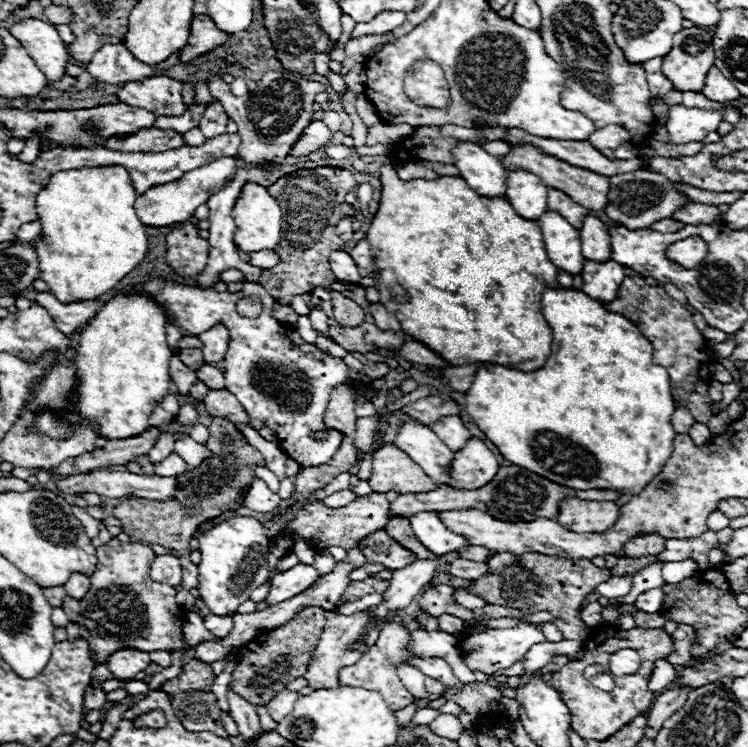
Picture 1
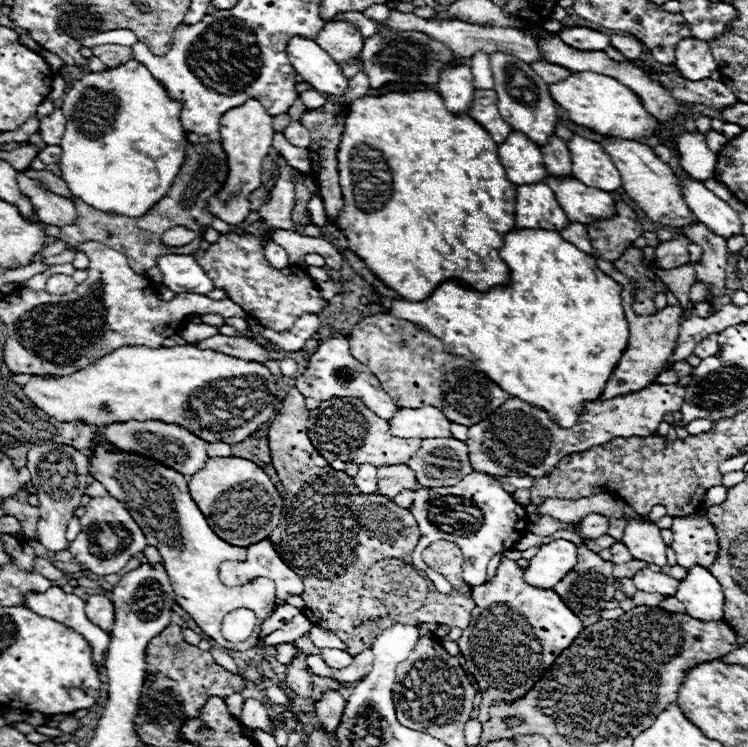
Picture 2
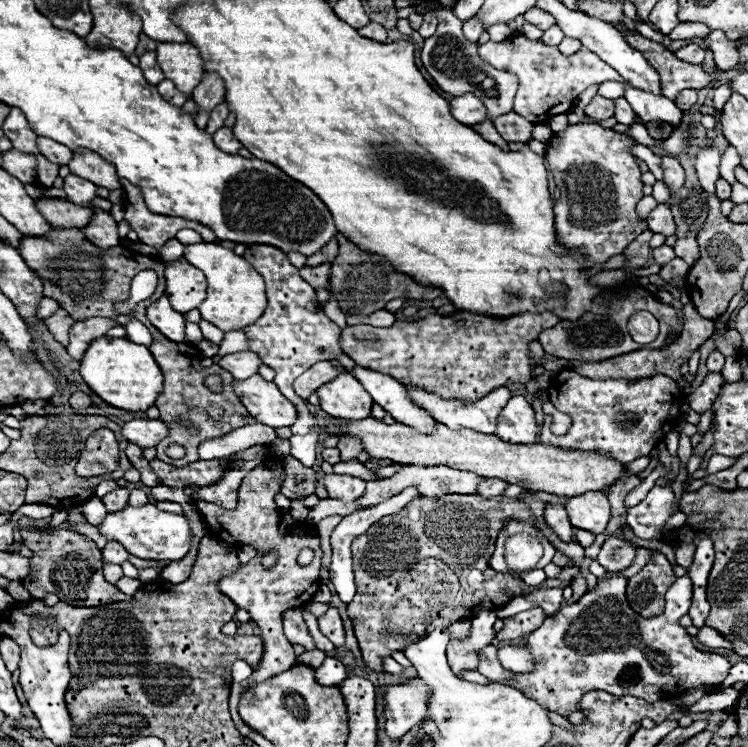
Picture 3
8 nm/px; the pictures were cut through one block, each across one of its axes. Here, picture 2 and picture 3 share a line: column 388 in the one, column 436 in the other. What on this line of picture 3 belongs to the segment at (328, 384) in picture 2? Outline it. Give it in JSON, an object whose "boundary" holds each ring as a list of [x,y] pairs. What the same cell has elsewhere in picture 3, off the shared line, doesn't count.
{"boundary":[[[408,388],[408,394],[412,400],[428,410],[438,422],[446,424],[452,430],[462,430],[470,428],[482,434],[494,434],[496,432],[496,422],[500,416],[500,410],[506,406],[510,400],[510,390],[508,388],[496,388],[488,396],[484,396],[478,402],[472,404],[462,404],[456,400],[444,400],[438,398],[436,394],[424,392],[424,390],[414,390]]]}

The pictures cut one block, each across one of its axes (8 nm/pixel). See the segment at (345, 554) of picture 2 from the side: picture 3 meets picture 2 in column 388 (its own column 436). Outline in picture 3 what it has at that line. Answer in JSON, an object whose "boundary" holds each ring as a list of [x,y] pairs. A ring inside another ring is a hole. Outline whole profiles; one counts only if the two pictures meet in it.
{"boundary":[[[460,494],[418,498],[404,506],[398,514],[384,516],[380,522],[372,524],[364,536],[358,536],[352,542],[356,596],[348,606],[348,616],[354,622],[354,632],[368,668],[382,672],[382,658],[404,648],[408,642],[422,638],[432,622],[442,622],[446,628],[456,620],[470,620],[482,610],[498,610],[512,598],[532,590],[533,587],[526,586],[518,576],[500,574],[490,568],[498,532],[510,520],[536,526],[554,544],[554,548],[568,556],[578,568],[563,568],[559,578],[546,578],[542,586],[563,589],[570,585],[574,602],[588,592],[586,578],[581,573],[584,548],[574,541],[562,542],[556,534],[552,534],[552,530],[548,530],[546,522],[538,522],[544,516],[544,502],[534,498],[526,498],[524,502],[506,496],[480,498]],[[396,604],[412,604],[412,630],[398,630],[398,634],[390,632],[390,610],[394,610]]]}

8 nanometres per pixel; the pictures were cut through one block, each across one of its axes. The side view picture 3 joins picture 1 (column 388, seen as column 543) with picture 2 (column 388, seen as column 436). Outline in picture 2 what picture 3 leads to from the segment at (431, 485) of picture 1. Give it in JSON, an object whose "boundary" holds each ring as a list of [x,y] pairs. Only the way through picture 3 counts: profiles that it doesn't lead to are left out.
{"boundary":[[[330,398],[322,402],[316,410],[310,412],[308,420],[308,436],[312,446],[326,460],[342,460],[362,464],[368,462],[372,466],[388,466],[388,464],[406,464],[416,450],[420,450],[418,438],[398,438],[390,434],[390,424],[380,416],[372,414],[358,398]]]}

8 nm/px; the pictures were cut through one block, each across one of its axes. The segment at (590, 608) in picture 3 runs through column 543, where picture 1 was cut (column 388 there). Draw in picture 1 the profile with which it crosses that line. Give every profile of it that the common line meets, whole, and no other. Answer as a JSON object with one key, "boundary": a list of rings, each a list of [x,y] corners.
{"boundary":[[[398,622],[384,624],[384,628],[380,630],[380,638],[376,640],[374,646],[370,646],[370,650],[360,658],[360,662],[340,670],[340,674],[338,674],[340,684],[342,686],[360,686],[366,690],[380,690],[380,694],[384,696],[388,706],[392,706],[392,710],[402,710],[404,706],[408,706],[412,702],[412,694],[404,688],[400,678],[396,676],[396,666],[406,658],[406,650],[404,650],[406,638],[408,638],[408,630],[402,624],[398,624]]]}

